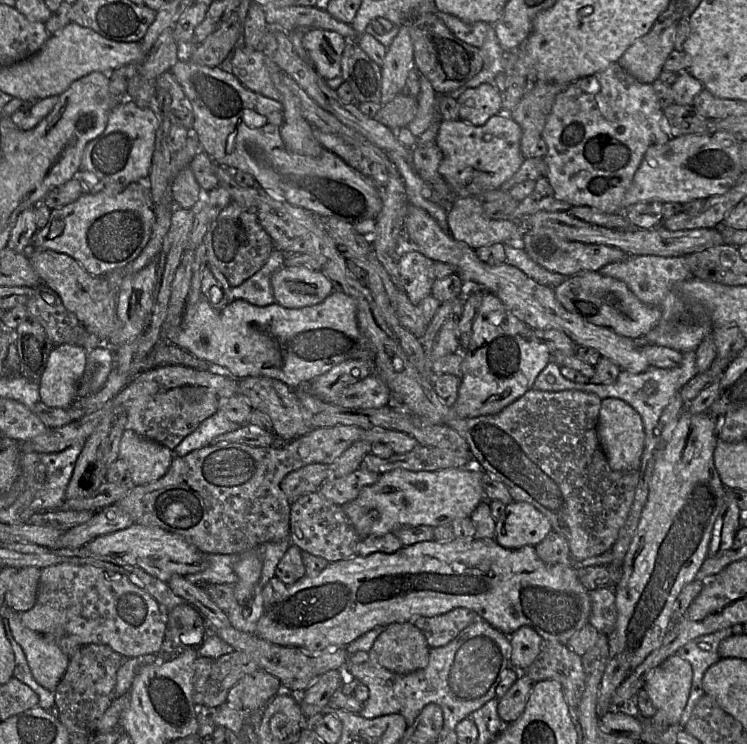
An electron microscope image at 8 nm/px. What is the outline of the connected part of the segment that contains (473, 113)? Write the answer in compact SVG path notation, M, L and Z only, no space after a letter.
M484 83L476 88L461 90L456 94L459 119L474 126L484 125L491 117L502 112L502 97L494 84Z

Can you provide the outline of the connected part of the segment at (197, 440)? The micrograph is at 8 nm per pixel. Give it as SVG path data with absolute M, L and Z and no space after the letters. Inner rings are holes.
M221 411L209 416L200 423L198 428L186 436L173 451L173 457L182 457L192 451L210 445L217 436L235 431L240 426L229 420Z

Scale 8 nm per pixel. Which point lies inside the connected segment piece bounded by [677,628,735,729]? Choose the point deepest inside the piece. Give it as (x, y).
(702, 652)

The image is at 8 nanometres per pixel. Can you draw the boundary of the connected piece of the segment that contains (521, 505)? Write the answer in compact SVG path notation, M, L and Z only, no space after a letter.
M513 502L496 521L495 540L508 549L536 546L551 530L550 521L536 507L526 502Z

